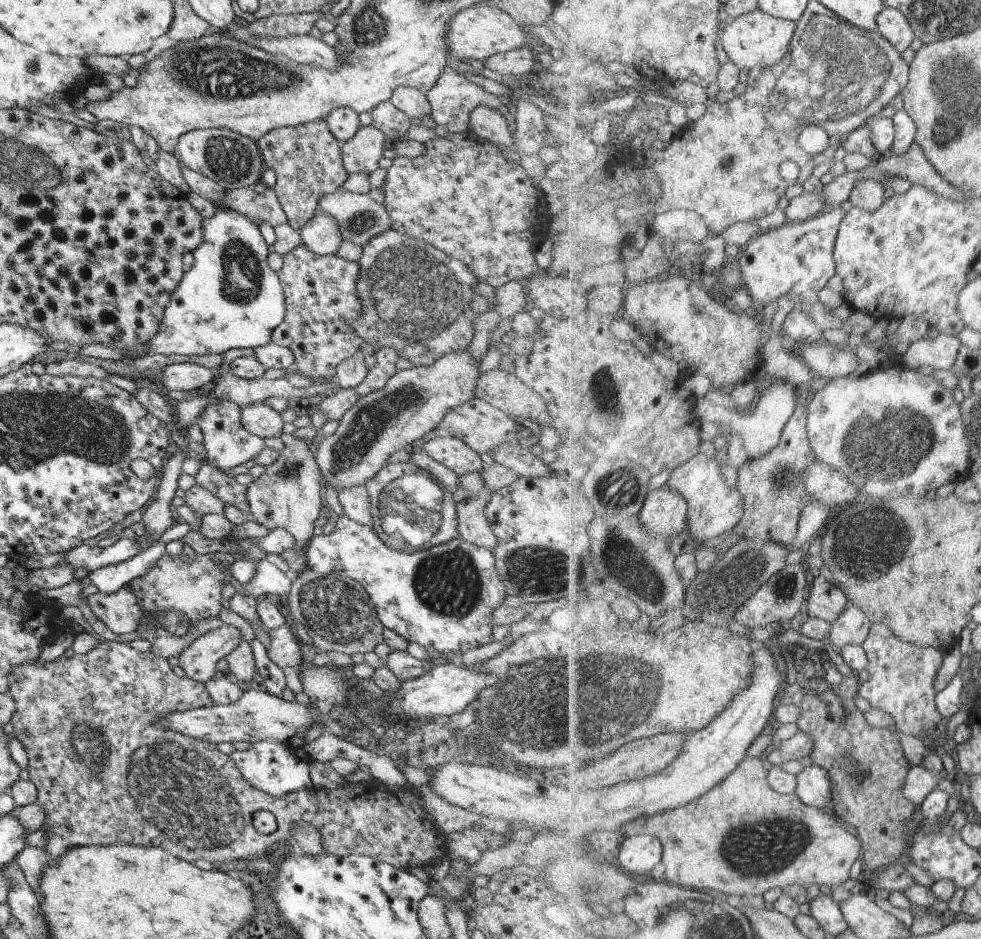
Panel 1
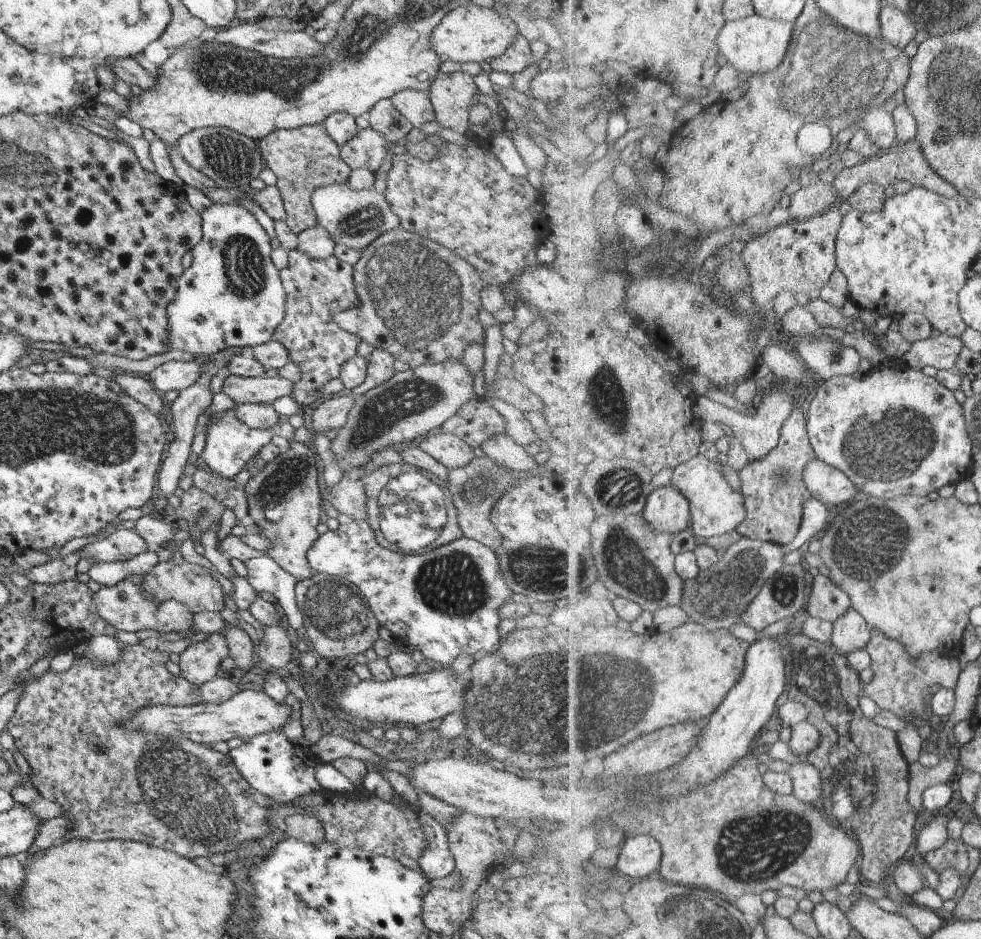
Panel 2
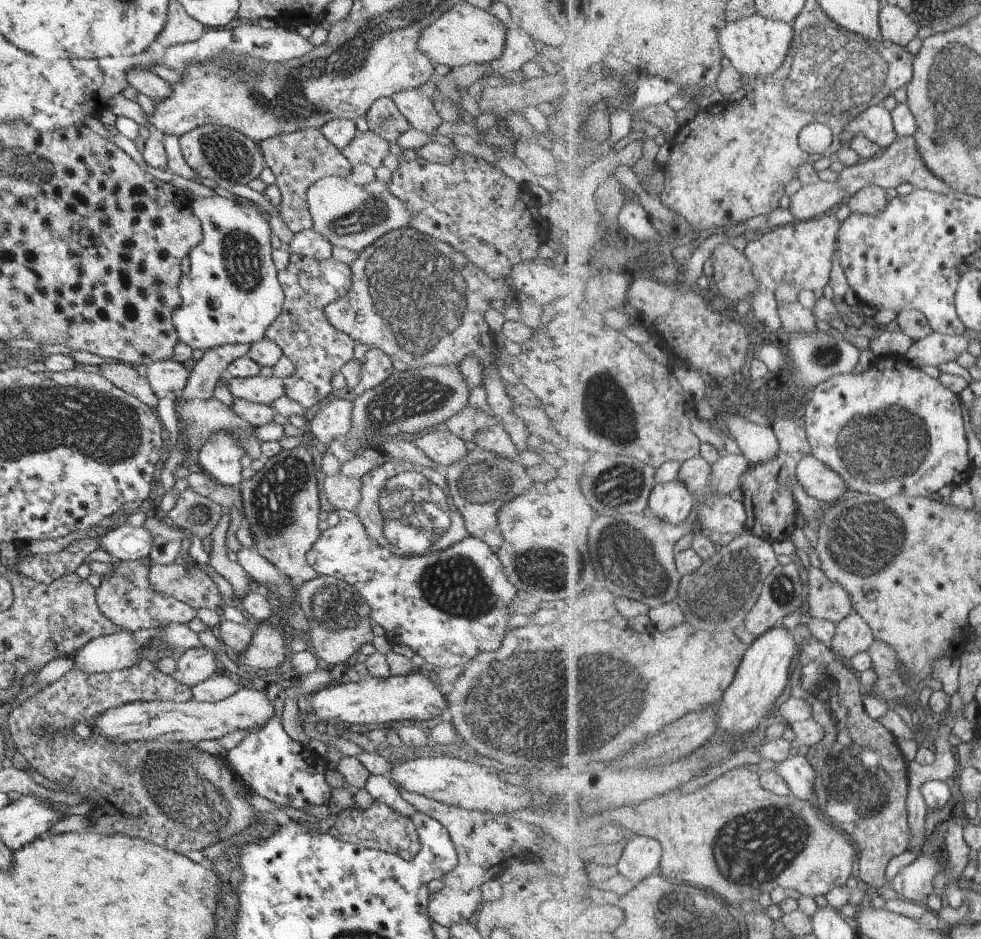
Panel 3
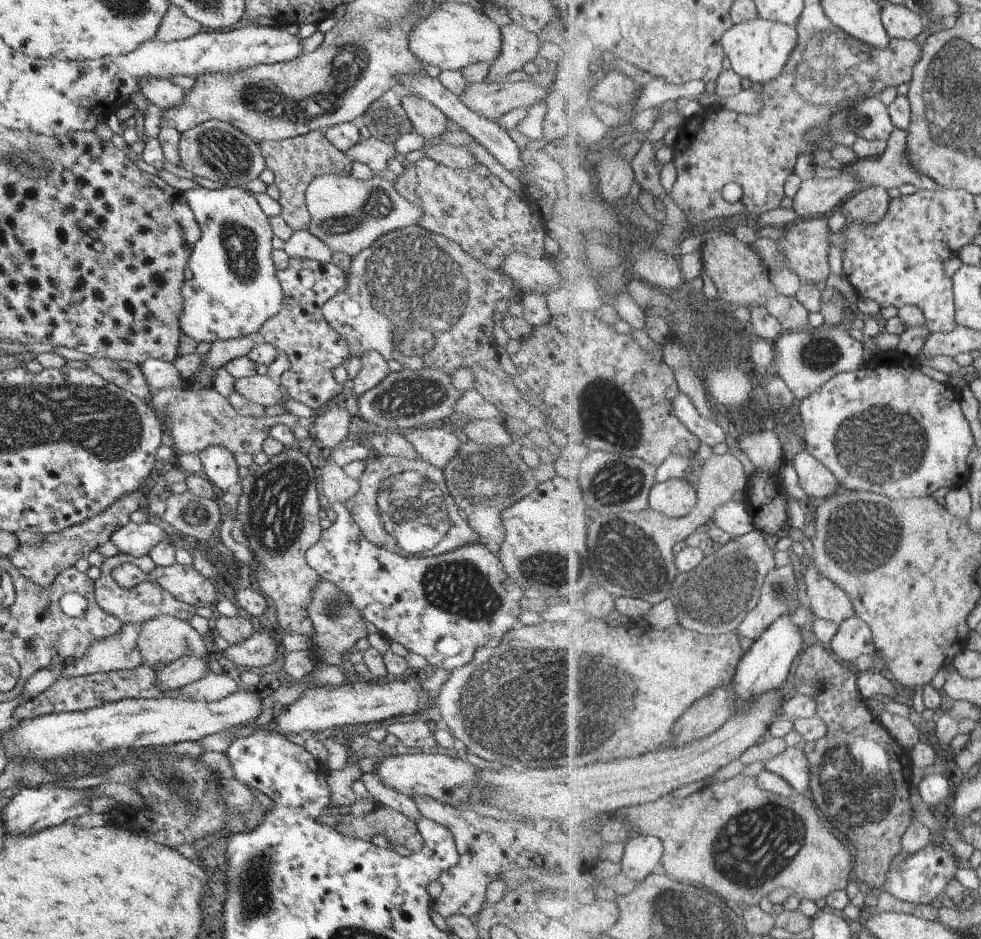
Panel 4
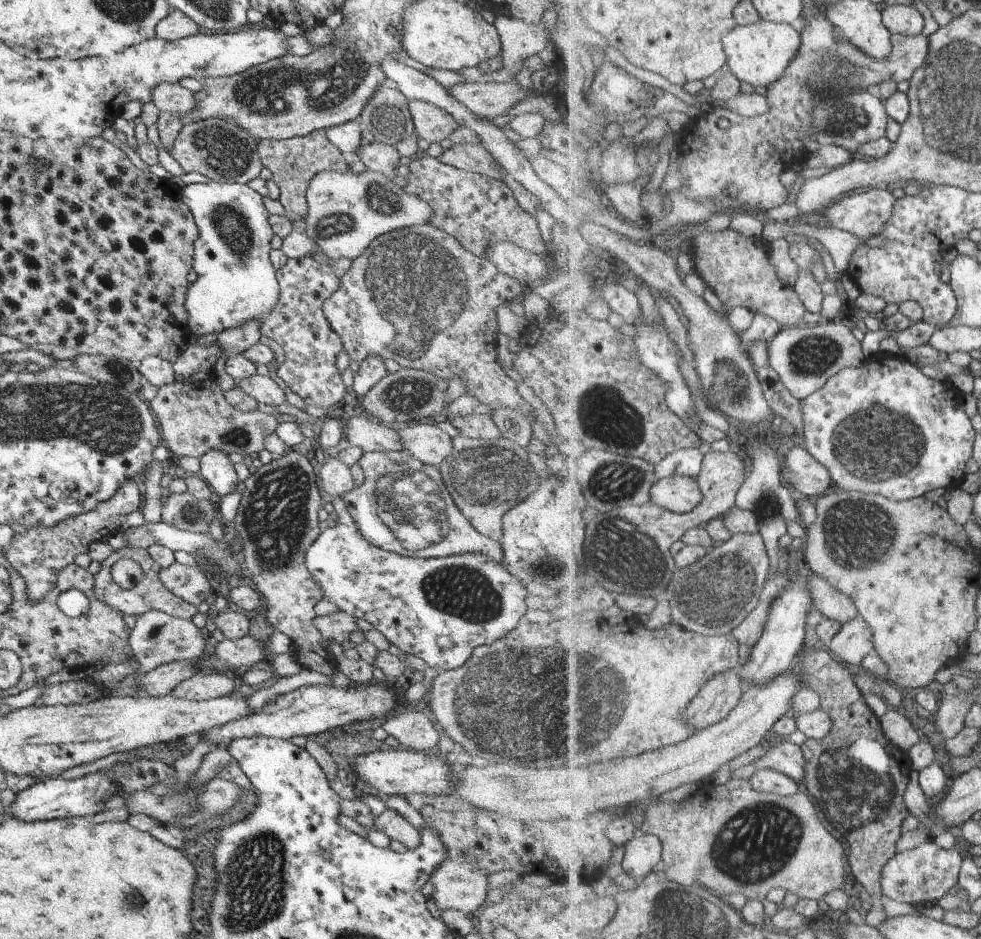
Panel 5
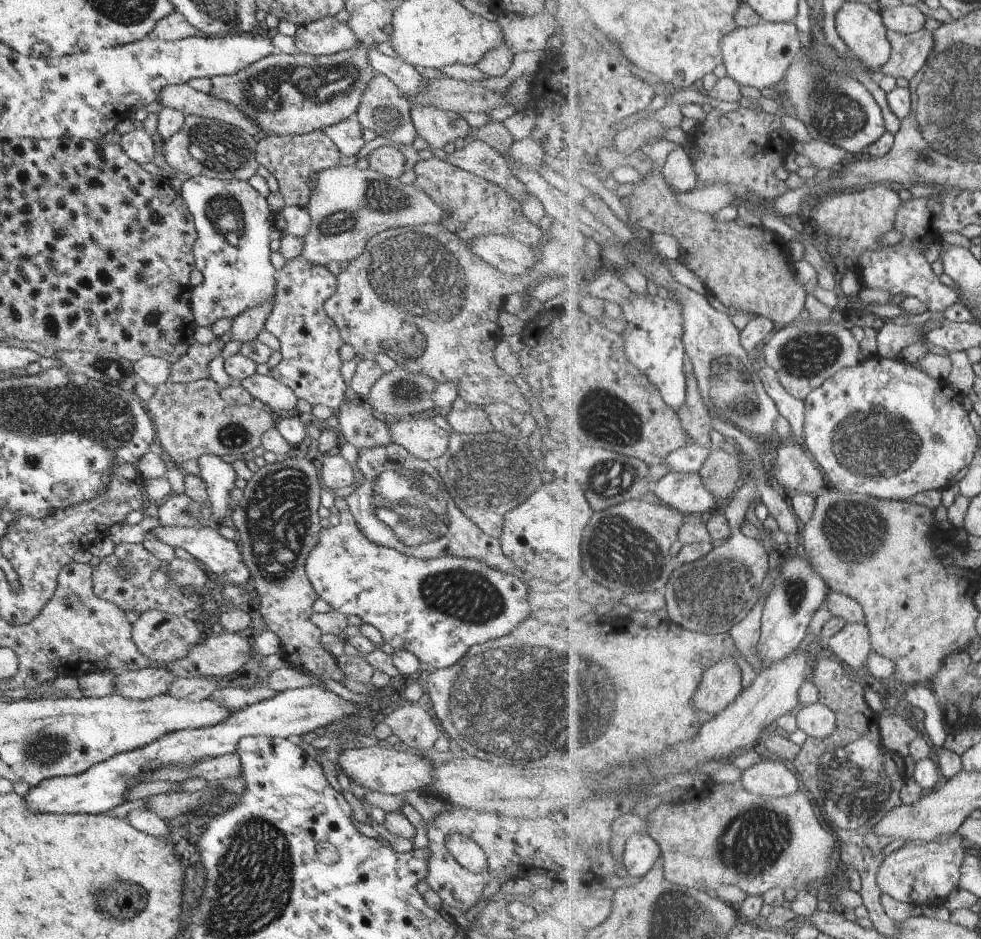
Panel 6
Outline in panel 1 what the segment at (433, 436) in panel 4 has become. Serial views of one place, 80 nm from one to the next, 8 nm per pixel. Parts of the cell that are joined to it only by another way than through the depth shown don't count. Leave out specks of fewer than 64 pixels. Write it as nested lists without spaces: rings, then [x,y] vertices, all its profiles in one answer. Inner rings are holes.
[[[434,437],[424,442],[421,447],[427,456],[452,470],[458,477],[483,470],[484,464],[479,455],[458,438]]]

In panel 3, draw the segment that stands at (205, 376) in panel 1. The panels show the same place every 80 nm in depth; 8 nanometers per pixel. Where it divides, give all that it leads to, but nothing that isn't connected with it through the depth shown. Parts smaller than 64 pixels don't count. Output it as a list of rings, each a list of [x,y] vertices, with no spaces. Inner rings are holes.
[[[171,359],[149,363],[141,372],[158,399],[163,398],[167,392],[178,394],[190,375],[185,365]]]

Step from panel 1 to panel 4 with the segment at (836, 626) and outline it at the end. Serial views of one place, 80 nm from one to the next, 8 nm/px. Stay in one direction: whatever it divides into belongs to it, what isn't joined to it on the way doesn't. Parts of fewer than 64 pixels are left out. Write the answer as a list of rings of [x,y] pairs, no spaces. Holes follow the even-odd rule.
[[[857,614],[838,625],[828,645],[842,662],[851,666],[861,655],[874,656],[877,652],[872,628]]]

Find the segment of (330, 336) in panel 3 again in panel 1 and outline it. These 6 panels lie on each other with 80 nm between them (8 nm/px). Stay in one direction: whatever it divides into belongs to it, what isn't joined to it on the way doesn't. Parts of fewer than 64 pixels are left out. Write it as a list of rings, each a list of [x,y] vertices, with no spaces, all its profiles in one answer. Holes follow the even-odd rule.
[[[297,244],[282,254],[277,276],[284,296],[283,320],[271,331],[273,344],[287,347],[294,356],[297,372],[309,378],[332,378],[336,366],[352,357],[364,340],[355,334],[348,321],[362,311],[356,293],[359,265],[335,255],[315,255],[305,245]]]

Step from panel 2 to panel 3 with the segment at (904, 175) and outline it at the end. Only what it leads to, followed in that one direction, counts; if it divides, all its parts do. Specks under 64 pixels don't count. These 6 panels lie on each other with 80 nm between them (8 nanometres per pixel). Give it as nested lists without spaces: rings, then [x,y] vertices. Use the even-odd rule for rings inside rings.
[[[898,136],[897,140],[891,146],[888,146],[881,155],[863,160],[852,167],[845,166],[840,171],[837,182],[846,188],[847,199],[854,196],[862,188],[871,185],[883,187],[885,190],[889,190],[889,188],[897,190],[900,184],[912,184],[917,189],[927,189],[942,195],[953,194],[953,191],[955,191],[954,188],[951,188],[926,167],[914,136]]]

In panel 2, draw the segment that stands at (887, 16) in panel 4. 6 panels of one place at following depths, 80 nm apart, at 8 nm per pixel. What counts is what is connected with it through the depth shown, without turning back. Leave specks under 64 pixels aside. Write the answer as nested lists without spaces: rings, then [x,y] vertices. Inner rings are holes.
[[[887,4],[880,14],[881,36],[894,42],[895,46],[905,48],[917,34],[916,24],[908,14]]]

